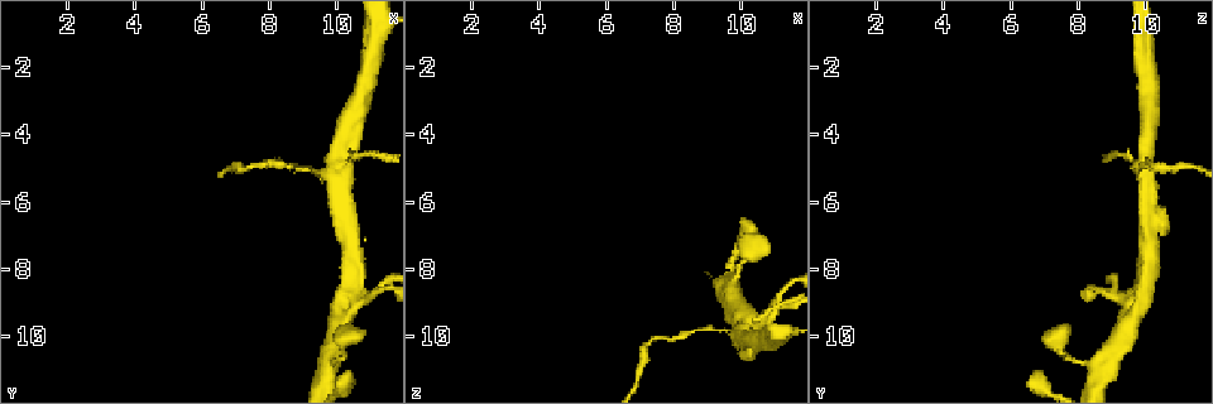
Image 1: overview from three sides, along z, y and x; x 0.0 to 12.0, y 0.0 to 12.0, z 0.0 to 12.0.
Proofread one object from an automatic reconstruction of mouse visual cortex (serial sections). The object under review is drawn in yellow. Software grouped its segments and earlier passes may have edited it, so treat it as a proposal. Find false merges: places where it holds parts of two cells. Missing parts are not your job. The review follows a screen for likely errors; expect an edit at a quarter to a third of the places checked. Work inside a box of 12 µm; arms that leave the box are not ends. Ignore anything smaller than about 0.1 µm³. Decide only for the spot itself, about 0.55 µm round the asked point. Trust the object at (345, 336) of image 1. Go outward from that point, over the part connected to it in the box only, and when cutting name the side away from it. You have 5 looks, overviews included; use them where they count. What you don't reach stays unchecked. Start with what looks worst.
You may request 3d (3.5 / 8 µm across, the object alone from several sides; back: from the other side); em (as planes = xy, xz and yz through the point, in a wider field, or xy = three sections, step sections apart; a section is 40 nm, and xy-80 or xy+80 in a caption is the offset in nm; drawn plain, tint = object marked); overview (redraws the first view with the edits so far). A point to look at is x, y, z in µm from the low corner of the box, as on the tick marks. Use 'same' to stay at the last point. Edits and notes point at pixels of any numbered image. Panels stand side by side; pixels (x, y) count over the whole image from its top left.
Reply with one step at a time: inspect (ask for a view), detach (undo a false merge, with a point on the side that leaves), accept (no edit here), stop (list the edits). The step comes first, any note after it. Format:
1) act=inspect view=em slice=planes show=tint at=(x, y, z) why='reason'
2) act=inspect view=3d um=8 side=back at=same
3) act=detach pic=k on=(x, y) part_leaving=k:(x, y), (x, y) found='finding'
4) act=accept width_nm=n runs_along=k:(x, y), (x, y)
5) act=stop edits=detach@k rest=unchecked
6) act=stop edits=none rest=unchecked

act=inspect view=3d um=3.5 at=(9.7, 10.9, 8.5) why='three-way junction'

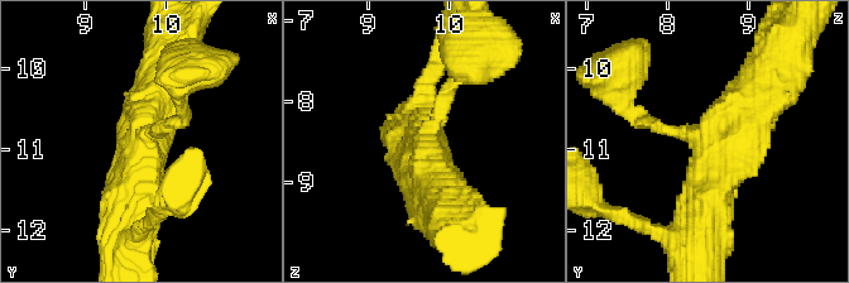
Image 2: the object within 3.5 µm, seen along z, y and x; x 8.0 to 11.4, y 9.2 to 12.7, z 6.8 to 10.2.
act=inspect view=em slice=xy step=3 show=tint at=(9.70, 10.80, 8.50) why='shape alone is not enough'

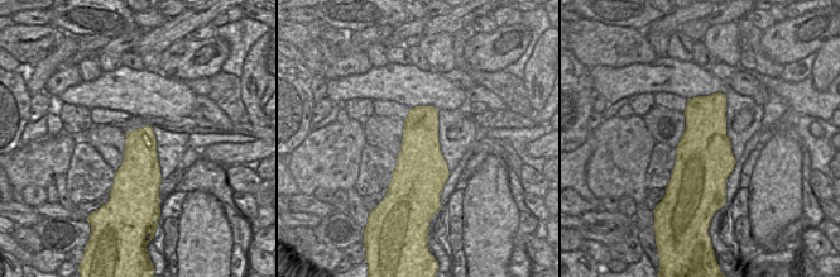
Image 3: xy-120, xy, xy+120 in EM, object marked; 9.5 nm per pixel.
act=accept runs_along=2:(639, 119), (720, 135), (762, 77) found='all the same cell'

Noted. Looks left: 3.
act=inspect view=3d um=3.5 at=(11.2, 8.7, 9.1) why='three arms meet'

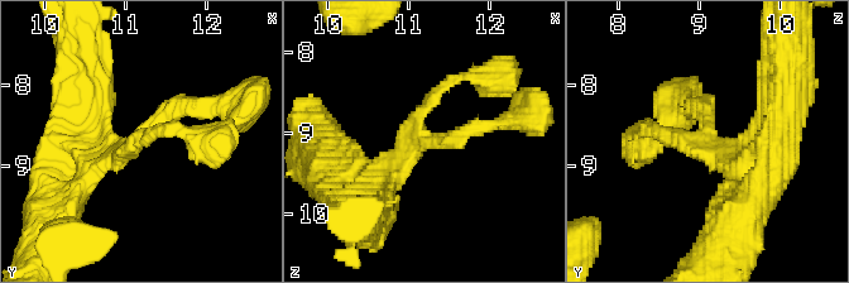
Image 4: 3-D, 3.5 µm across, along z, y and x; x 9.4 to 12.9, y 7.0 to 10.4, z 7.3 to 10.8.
act=inspect view=em slice=planes show=tint at=(11.15, 8.70, 9.10) why='shape alone is not enough'

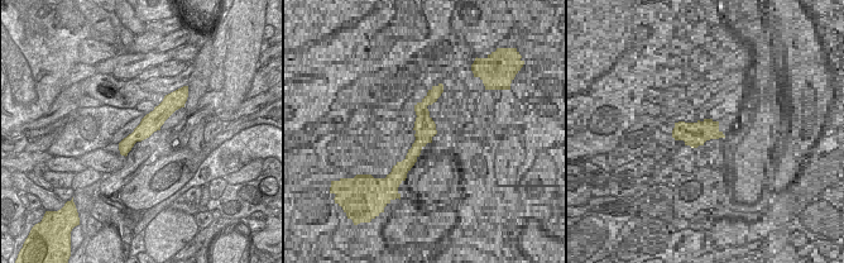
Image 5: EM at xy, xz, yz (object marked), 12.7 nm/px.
act=inspect view=em slice=xy step=5 show=tint at=same why='another direction'

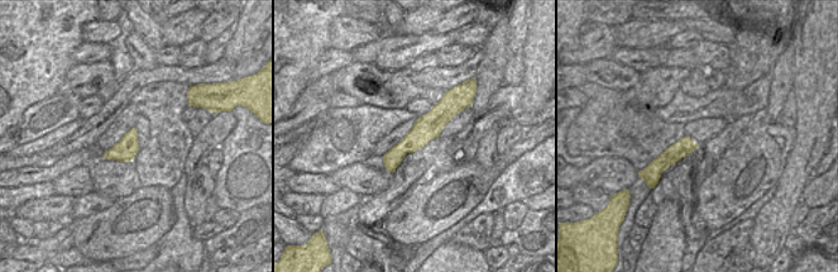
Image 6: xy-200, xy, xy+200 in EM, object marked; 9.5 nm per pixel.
act=accept arms=3 runs_along=6:(446, 96), (446, 106), (388, 167) found='all the same cell'

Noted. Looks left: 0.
act=stop edits=none rest=unchecked

